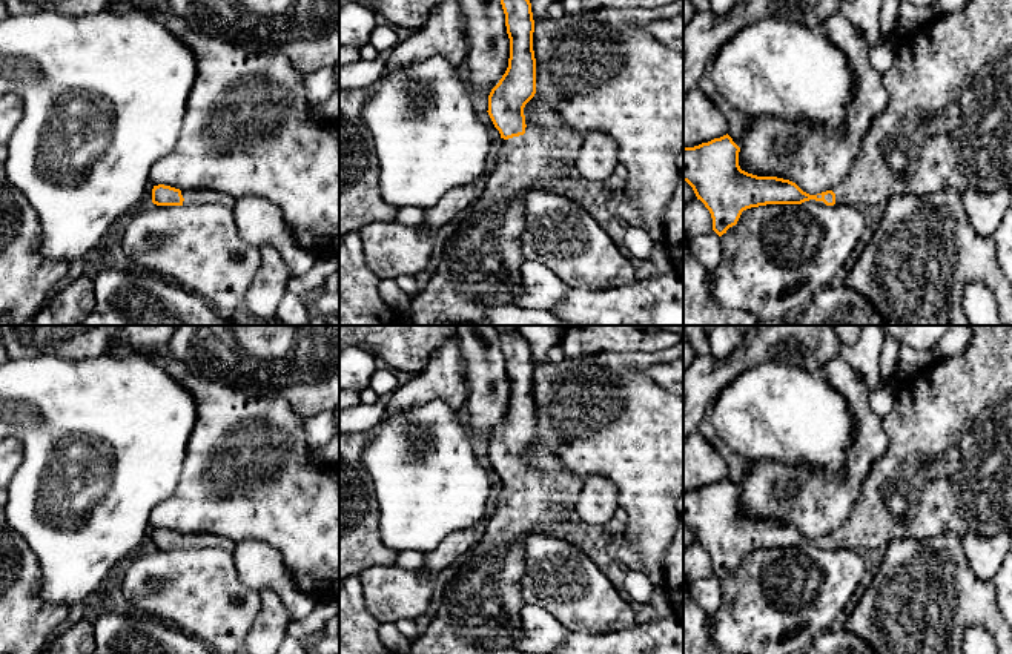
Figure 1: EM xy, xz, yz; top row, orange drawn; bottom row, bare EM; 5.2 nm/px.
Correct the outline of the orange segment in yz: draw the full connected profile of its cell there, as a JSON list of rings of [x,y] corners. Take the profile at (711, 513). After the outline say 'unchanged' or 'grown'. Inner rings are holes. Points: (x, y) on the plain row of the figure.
[[[967,325],[971,330],[971,342],[964,353],[948,358],[935,358],[931,365],[920,373],[918,379],[897,382],[897,402],[895,411],[883,419],[885,431],[889,438],[888,450],[872,464],[862,493],[854,505],[846,524],[837,528],[834,533],[809,539],[803,536],[795,527],[777,520],[757,520],[748,517],[739,510],[740,491],[726,477],[720,482],[714,482],[708,487],[702,487],[694,491],[683,491],[683,525],[686,525],[697,543],[700,543],[709,554],[713,562],[713,574],[722,580],[726,574],[737,568],[743,554],[766,548],[802,548],[809,543],[815,543],[825,550],[865,550],[868,547],[878,548],[900,537],[912,539],[932,539],[941,533],[957,534],[963,539],[967,533],[978,533],[981,536],[994,536],[1000,531],[1012,528],[1012,325]]]; grown

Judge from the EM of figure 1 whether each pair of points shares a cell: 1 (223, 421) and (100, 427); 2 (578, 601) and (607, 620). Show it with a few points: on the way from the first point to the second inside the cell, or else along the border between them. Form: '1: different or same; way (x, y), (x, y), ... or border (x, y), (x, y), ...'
1: different; border (186, 387), (195, 406), (195, 426), (183, 456)
2: same; way (585, 601), (599, 613)

